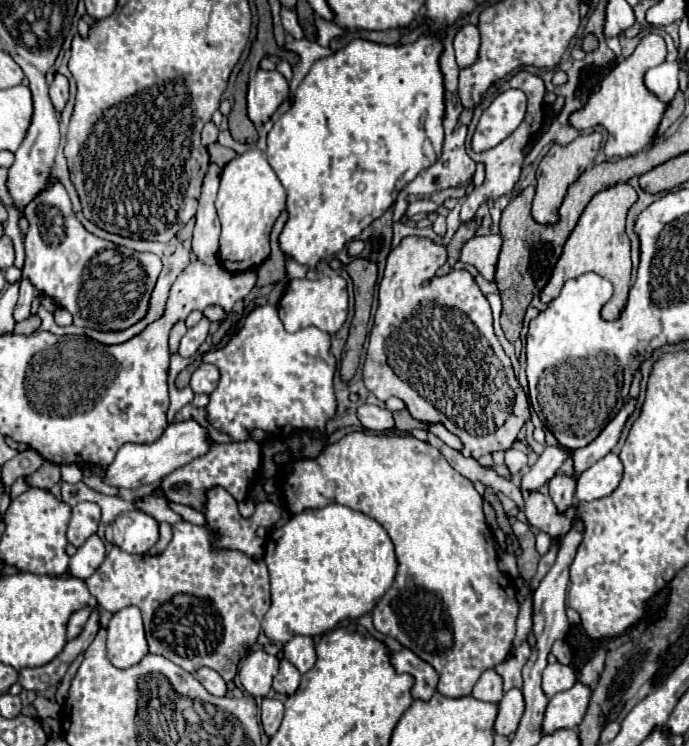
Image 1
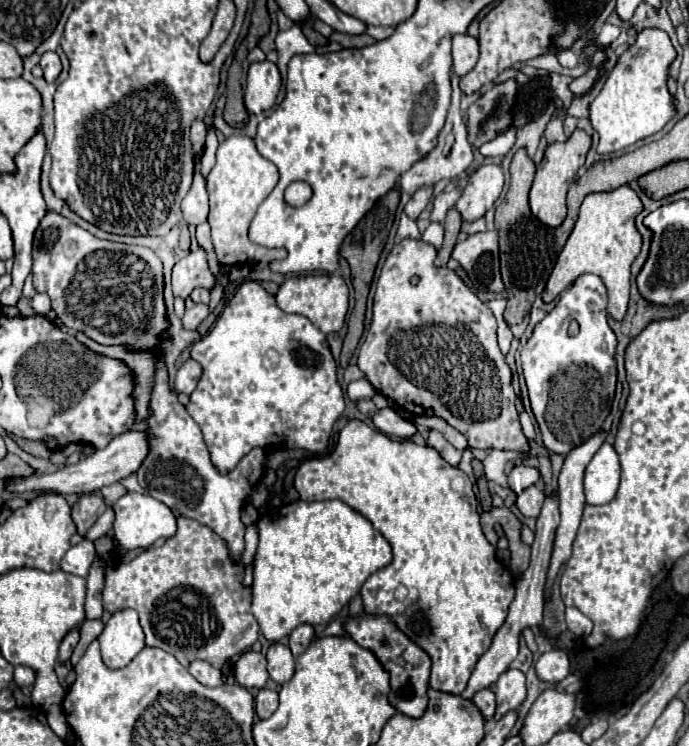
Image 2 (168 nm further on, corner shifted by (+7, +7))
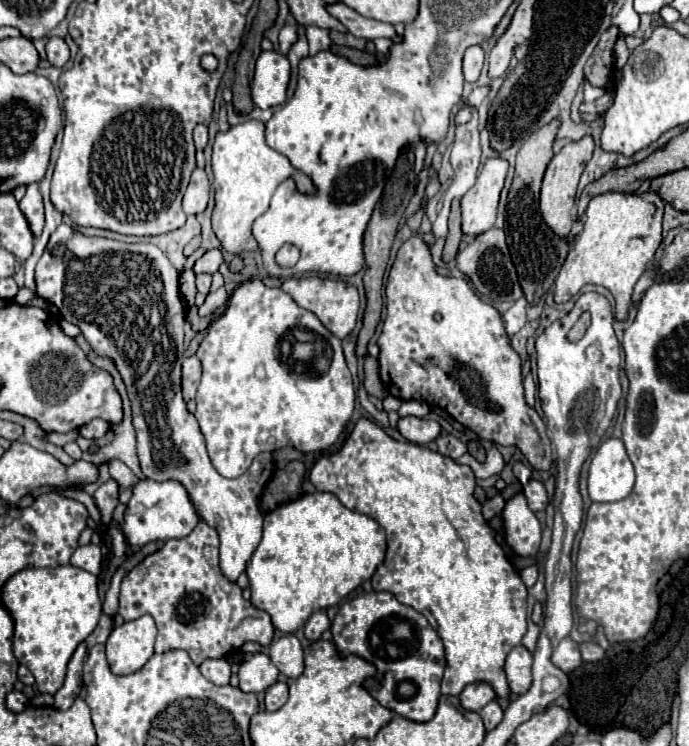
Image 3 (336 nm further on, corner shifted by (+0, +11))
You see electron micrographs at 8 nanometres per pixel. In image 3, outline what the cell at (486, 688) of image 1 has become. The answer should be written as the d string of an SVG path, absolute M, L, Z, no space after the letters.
M492 700L480 710L480 716L484 720L484 728L486 730L494 730L502 720L502 708L500 708L500 704L496 700Z

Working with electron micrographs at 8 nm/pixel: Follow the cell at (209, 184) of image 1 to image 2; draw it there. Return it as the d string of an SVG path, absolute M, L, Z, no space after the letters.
M195 172L193 186L181 202L181 212L183 212L183 220L187 224L207 222L209 198L207 198L207 190L205 190L205 176L201 172Z

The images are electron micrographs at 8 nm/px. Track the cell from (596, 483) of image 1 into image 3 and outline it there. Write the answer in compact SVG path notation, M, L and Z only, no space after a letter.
M608 438L596 450L590 472L588 492L594 502L616 502L626 498L634 488L634 466L622 440Z

